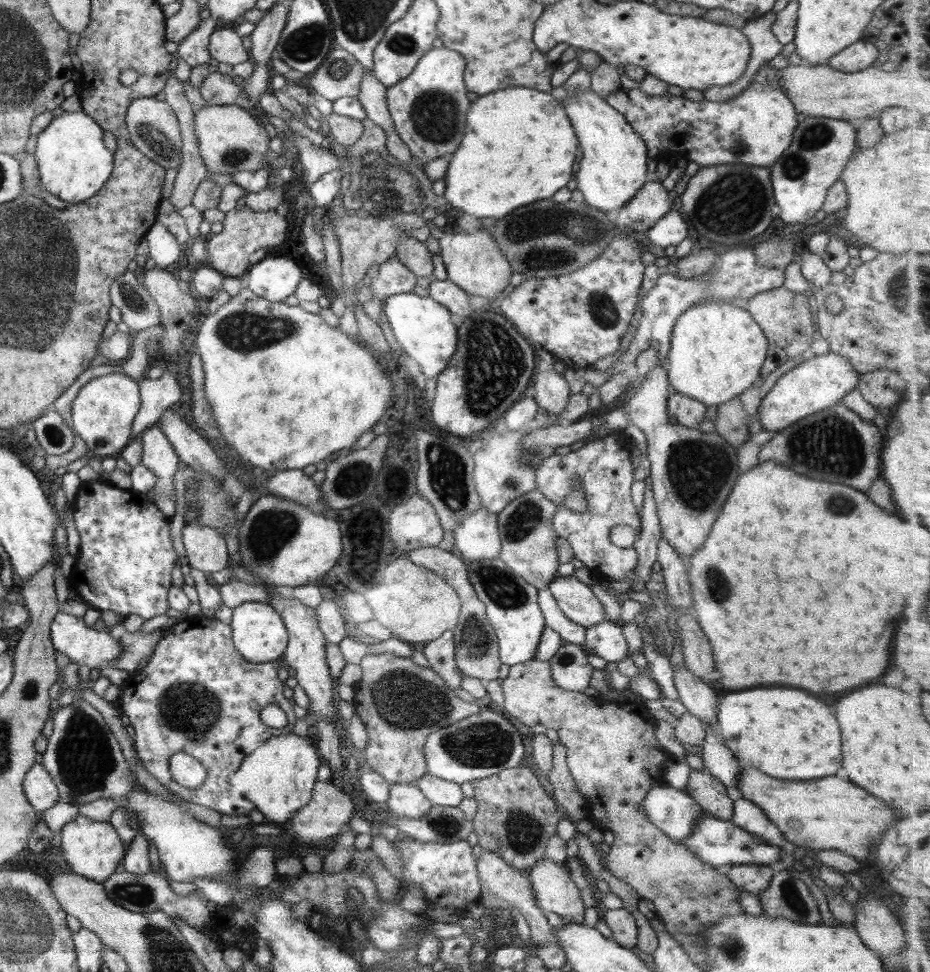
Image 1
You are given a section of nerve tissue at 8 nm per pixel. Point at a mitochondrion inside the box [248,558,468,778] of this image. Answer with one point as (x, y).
(405, 700)

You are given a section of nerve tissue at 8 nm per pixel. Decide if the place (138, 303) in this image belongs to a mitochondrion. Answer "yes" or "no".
yes

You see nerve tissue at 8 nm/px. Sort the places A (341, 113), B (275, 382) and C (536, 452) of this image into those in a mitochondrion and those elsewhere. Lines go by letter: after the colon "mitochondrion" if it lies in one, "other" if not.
A: other
B: other
C: mitochondrion

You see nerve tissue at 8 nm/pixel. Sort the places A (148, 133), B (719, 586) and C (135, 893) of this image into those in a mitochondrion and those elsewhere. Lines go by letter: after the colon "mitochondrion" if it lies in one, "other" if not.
A: mitochondrion
B: mitochondrion
C: mitochondrion

